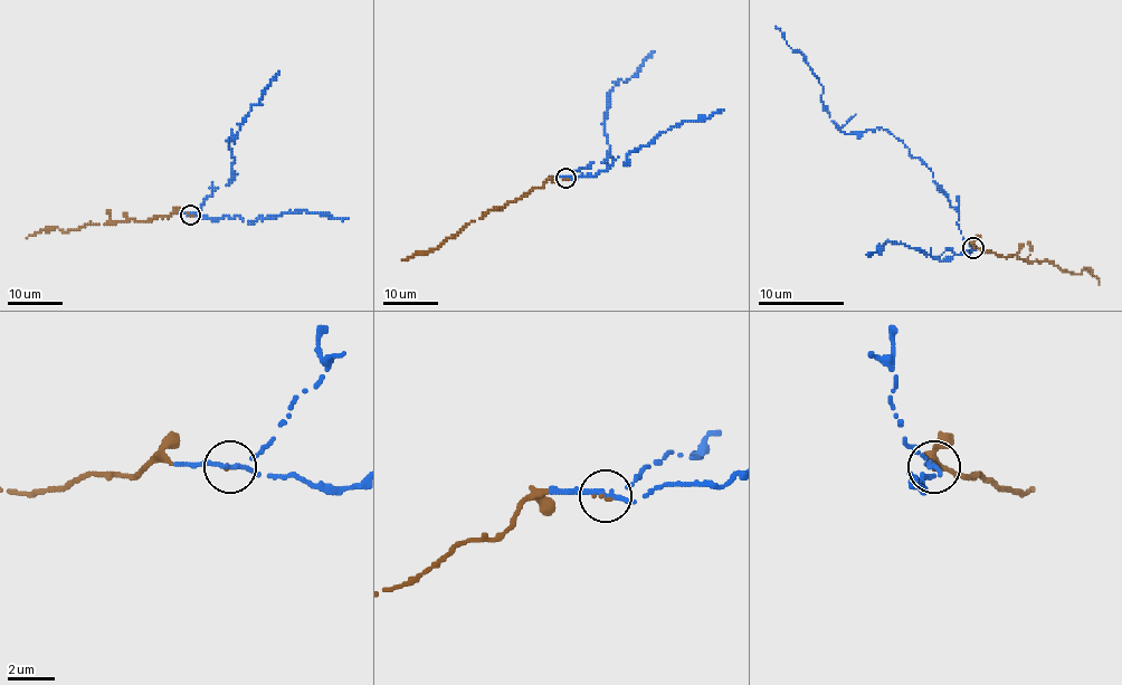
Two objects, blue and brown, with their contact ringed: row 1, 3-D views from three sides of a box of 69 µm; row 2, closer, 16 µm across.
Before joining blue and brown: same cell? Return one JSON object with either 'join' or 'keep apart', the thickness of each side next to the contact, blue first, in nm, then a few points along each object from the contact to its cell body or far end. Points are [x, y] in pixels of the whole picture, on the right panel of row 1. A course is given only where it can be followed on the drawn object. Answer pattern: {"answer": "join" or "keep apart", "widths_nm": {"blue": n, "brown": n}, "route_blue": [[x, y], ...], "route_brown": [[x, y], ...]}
{"answer": "join", "widths_nm": {"blue": 200, "brown": 130}, "route_blue": [[973, 248], [963, 237], [959, 213], [903, 142], [885, 130], [840, 130], [820, 100], [817, 76], [776, 26]], "route_brown": [[973, 248], [976, 239], [982, 250], [1004, 257], [1052, 260], [1075, 274], [1083, 267], [1099, 285]]}

